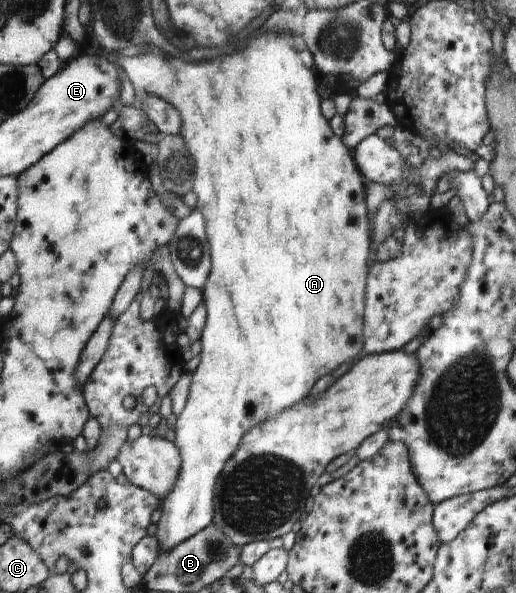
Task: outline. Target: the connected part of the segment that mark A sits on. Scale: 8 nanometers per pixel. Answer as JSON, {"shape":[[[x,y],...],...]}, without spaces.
{"shape":[[[278,30],[278,32],[264,32],[257,34],[242,50],[238,52],[232,52],[232,54],[226,54],[226,56],[220,56],[220,58],[214,58],[214,60],[208,60],[208,62],[184,62],[180,60],[181,55],[176,54],[174,51],[170,51],[167,55],[163,55],[158,48],[146,47],[140,54],[128,58],[120,58],[118,64],[122,67],[122,70],[126,73],[126,76],[130,79],[130,82],[134,86],[135,90],[135,104],[140,102],[142,95],[154,95],[160,98],[163,98],[166,102],[172,104],[176,107],[176,110],[180,113],[181,116],[181,131],[179,132],[180,136],[184,139],[186,148],[190,150],[192,158],[194,158],[194,188],[191,188],[198,198],[196,202],[196,210],[202,210],[204,218],[206,218],[206,234],[208,237],[208,244],[210,247],[209,253],[211,258],[211,269],[204,283],[204,286],[201,290],[202,302],[205,304],[207,310],[206,322],[203,328],[203,332],[200,335],[200,344],[201,344],[201,357],[200,363],[193,371],[192,382],[190,385],[189,394],[186,400],[186,405],[180,414],[177,416],[176,425],[173,430],[175,432],[175,441],[174,444],[179,450],[179,455],[181,456],[181,465],[179,470],[179,477],[176,477],[175,484],[172,485],[172,488],[168,491],[168,494],[161,500],[161,509],[162,513],[160,519],[156,523],[156,540],[159,544],[160,552],[168,552],[173,548],[176,548],[182,541],[189,539],[191,536],[194,536],[196,533],[199,533],[200,530],[206,528],[212,522],[214,507],[213,507],[213,494],[215,488],[216,479],[219,477],[220,471],[223,469],[224,463],[232,456],[234,450],[237,449],[240,439],[243,438],[243,434],[247,433],[248,429],[251,429],[253,426],[259,425],[259,422],[263,422],[264,419],[275,417],[278,413],[283,412],[284,409],[290,409],[292,405],[295,405],[295,402],[302,401],[304,397],[308,396],[310,389],[313,384],[316,384],[317,380],[320,380],[322,376],[330,374],[332,370],[338,368],[339,364],[345,362],[354,362],[358,361],[361,358],[361,350],[363,348],[363,329],[360,326],[360,322],[363,322],[363,312],[365,309],[365,296],[364,290],[367,283],[367,274],[369,271],[368,268],[368,257],[372,256],[370,252],[370,243],[372,242],[371,232],[369,231],[369,220],[367,219],[367,206],[365,203],[365,185],[366,180],[362,176],[361,172],[356,166],[355,160],[353,159],[352,151],[339,139],[334,132],[332,132],[329,121],[324,118],[324,115],[321,111],[321,102],[322,99],[316,92],[317,82],[316,82],[316,71],[305,67],[300,59],[300,51],[295,47],[294,37],[284,30]]]}

